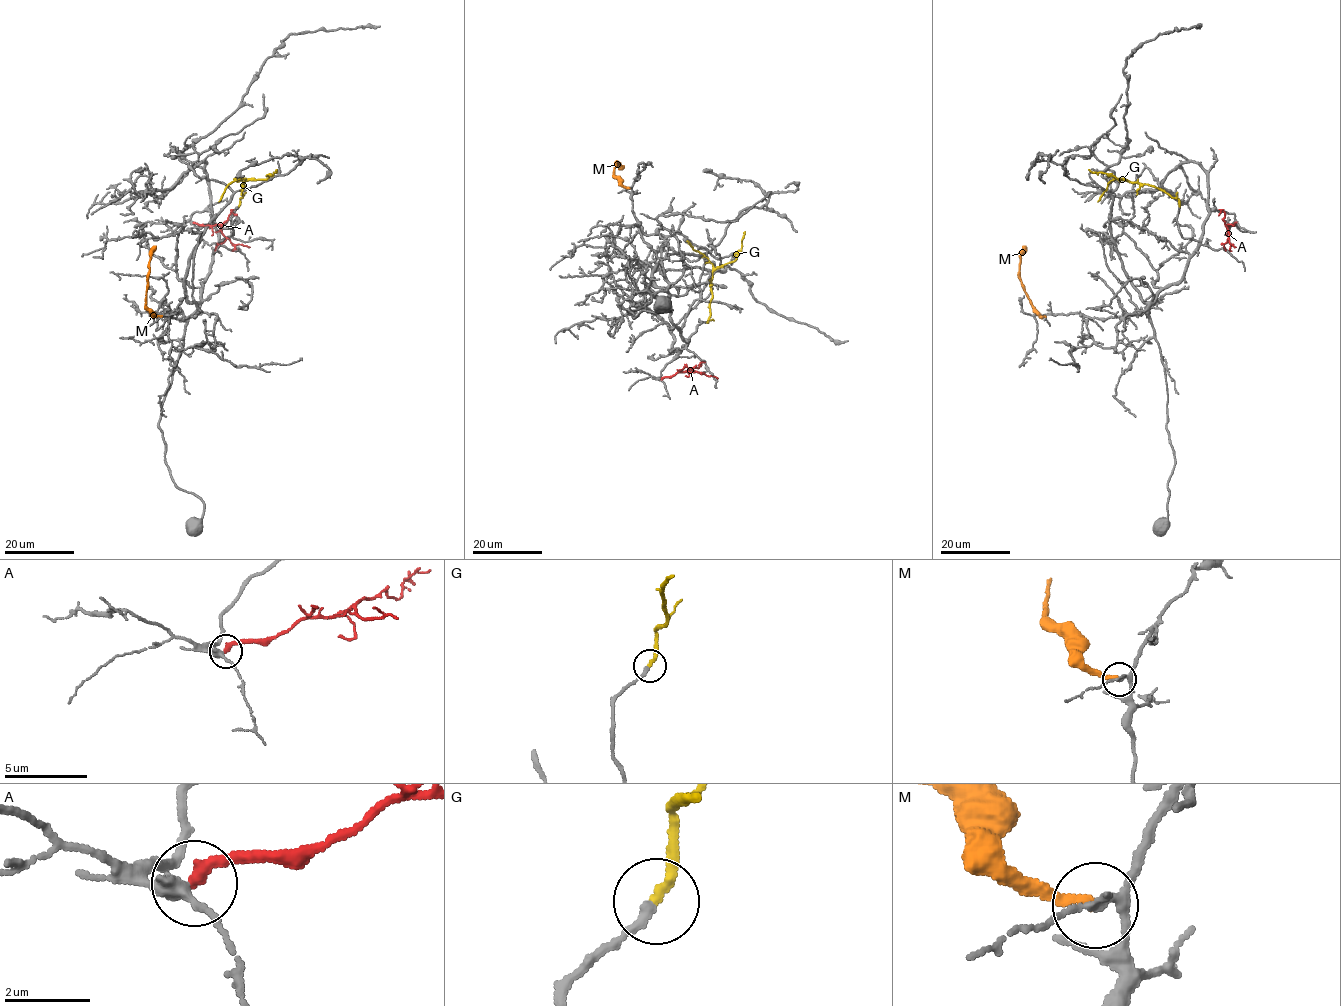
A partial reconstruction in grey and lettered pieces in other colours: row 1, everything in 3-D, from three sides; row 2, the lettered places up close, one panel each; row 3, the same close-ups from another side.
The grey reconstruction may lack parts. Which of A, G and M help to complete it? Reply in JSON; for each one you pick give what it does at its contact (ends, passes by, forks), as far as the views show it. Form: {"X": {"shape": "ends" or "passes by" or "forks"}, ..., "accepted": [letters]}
{"G": {"shape": "ends"}, "accepted": ["G"]}

